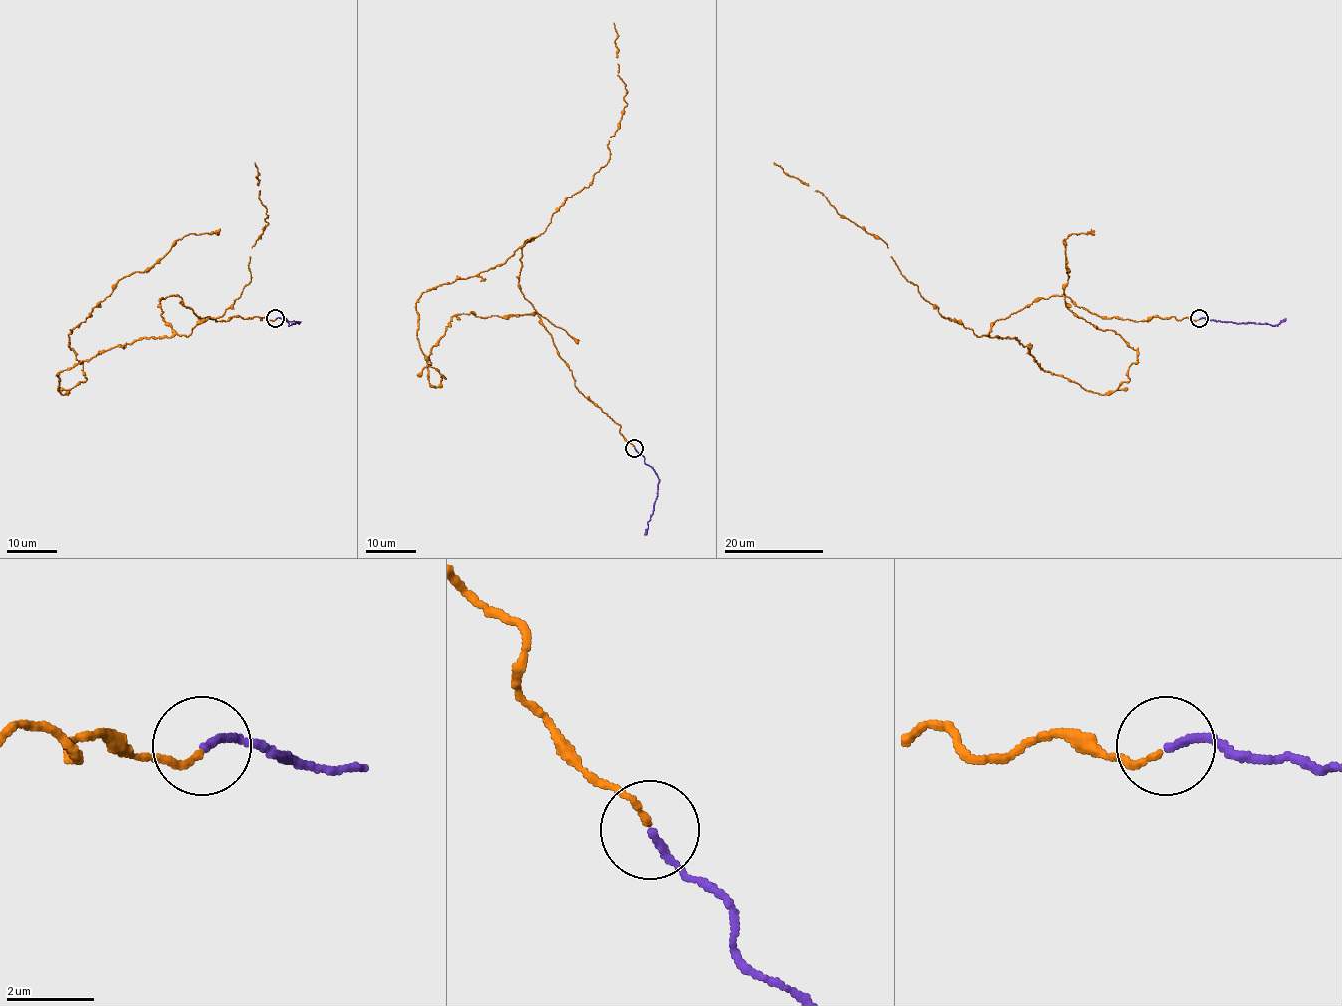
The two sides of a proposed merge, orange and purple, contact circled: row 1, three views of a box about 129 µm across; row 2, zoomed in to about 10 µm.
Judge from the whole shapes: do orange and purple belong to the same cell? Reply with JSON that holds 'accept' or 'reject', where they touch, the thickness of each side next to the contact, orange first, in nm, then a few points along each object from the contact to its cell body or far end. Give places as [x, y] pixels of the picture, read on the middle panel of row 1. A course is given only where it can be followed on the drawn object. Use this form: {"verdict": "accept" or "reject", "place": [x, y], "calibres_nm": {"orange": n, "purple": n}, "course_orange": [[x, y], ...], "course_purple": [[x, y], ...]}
{"verdict": "accept", "place": [634, 448], "calibres_nm": {"orange": 120, "purple": 170}, "course_orange": [[635, 448], [520, 291], [531, 238], [416, 303], [433, 387], [462, 313], [536, 313], [579, 340]], "course_purple": [[635, 448], [658, 479], [653, 514], [644, 535]]}

